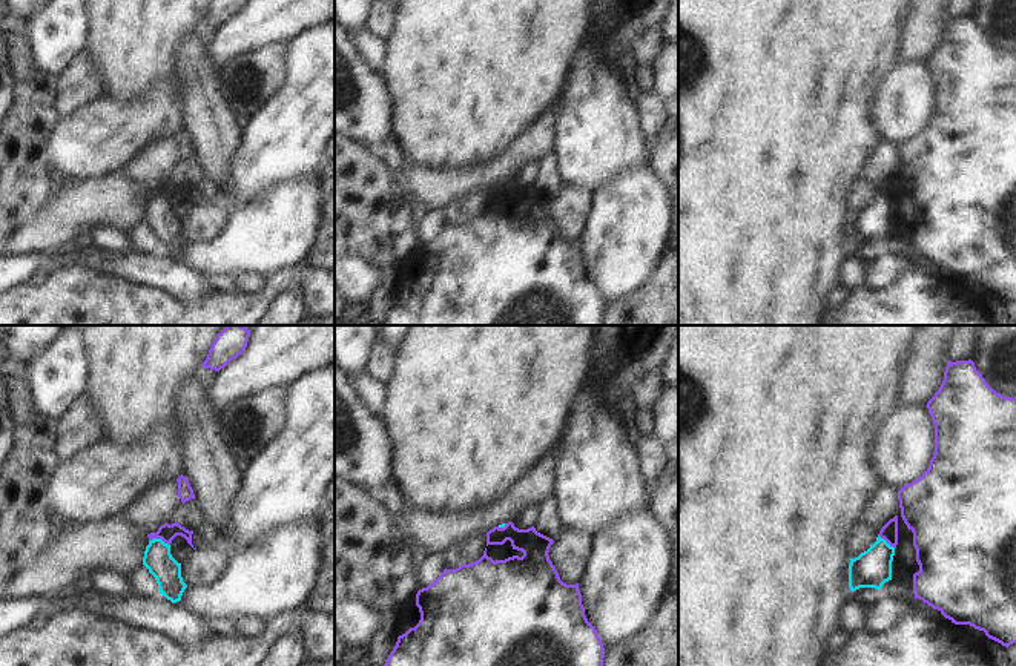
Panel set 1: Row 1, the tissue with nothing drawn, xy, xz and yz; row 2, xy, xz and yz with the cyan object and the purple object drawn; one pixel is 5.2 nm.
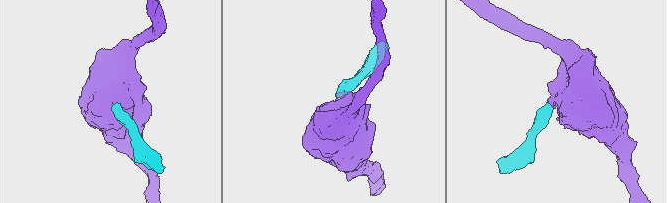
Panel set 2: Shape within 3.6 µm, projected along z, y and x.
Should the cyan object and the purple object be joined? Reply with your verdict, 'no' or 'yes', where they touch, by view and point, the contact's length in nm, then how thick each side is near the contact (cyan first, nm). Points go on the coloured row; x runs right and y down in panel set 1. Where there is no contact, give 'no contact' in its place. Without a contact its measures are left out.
no; meets cyan in xy at (160, 539); contact 110 nm long; 150 nm thick on the cyan side, 90 nm on the other

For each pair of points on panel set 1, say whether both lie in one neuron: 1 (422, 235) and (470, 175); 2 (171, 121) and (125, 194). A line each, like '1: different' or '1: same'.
1: different
2: different

